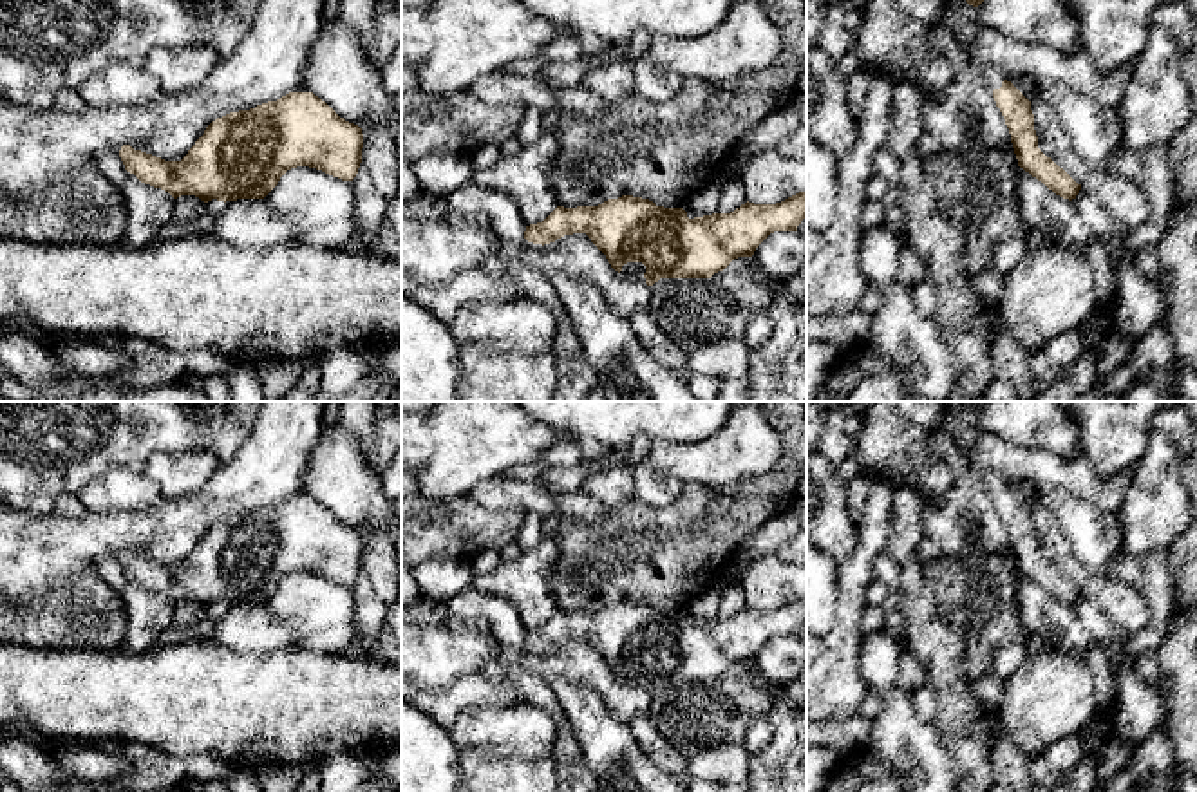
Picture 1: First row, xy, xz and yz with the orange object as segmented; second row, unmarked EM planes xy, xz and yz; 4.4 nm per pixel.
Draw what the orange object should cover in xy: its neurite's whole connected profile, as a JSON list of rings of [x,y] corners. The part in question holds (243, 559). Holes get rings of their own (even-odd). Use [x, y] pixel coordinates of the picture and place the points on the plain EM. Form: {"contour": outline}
{"contour": [[[289,497],[277,506],[250,515],[230,517],[212,526],[181,566],[165,566],[123,550],[119,562],[125,575],[141,588],[168,597],[174,604],[195,600],[208,608],[264,604],[280,582],[297,571],[322,575],[342,586],[353,586],[362,568],[363,539],[340,523],[313,497]]]}

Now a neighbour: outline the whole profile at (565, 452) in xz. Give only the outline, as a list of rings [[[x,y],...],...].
[[[559,438],[539,457],[544,467],[570,468],[582,461],[575,438]]]

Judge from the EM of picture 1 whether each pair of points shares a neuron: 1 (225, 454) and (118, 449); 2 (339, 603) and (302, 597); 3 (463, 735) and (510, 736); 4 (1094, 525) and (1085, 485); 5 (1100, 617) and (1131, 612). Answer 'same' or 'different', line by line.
1: same
2: same
3: same
4: different
5: different

